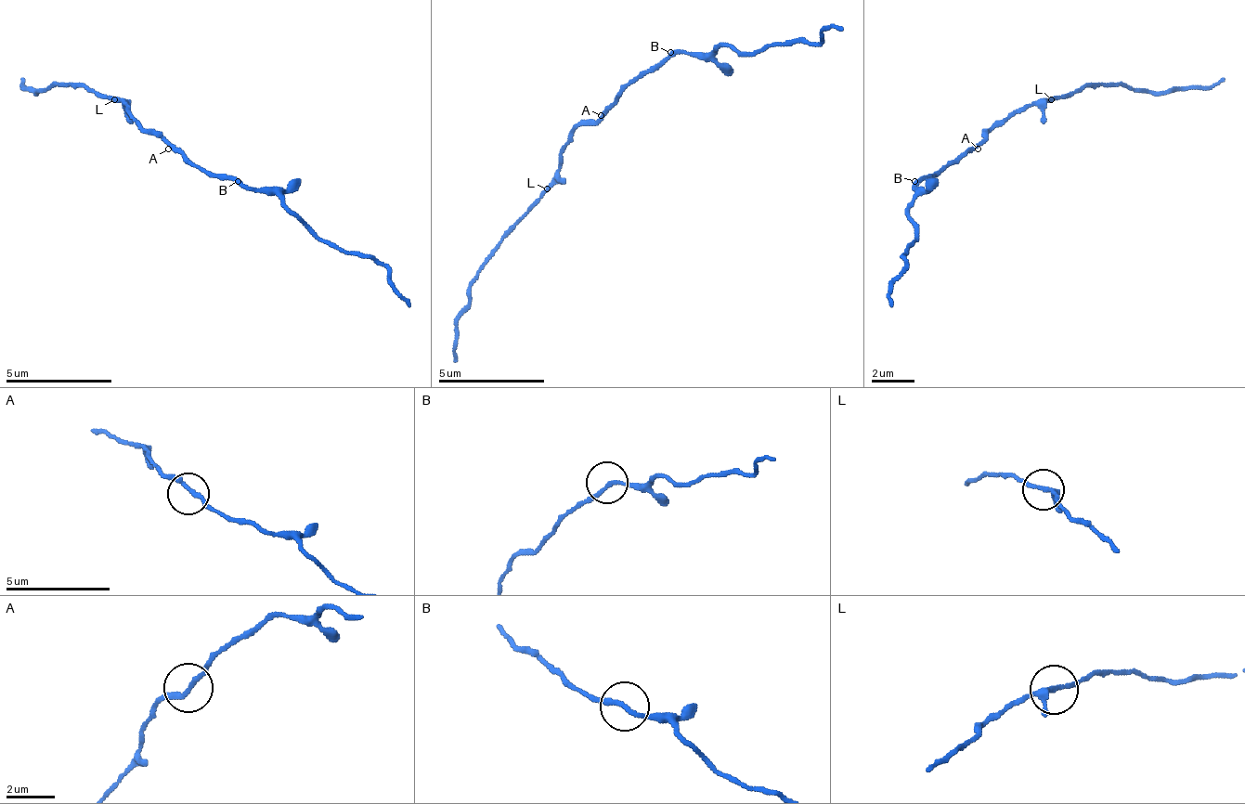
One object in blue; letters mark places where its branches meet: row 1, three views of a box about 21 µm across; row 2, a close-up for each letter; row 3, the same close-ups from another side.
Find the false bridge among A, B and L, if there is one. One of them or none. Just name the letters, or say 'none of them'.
none of them

